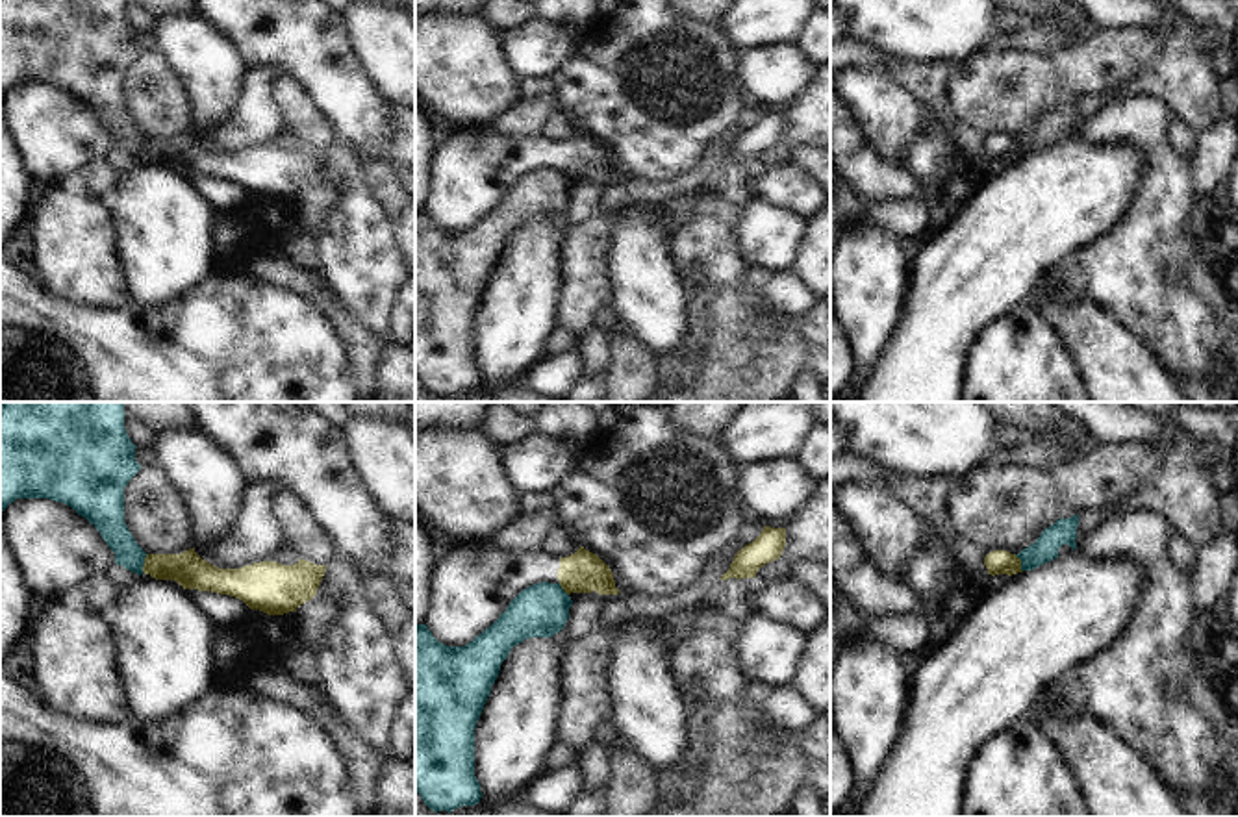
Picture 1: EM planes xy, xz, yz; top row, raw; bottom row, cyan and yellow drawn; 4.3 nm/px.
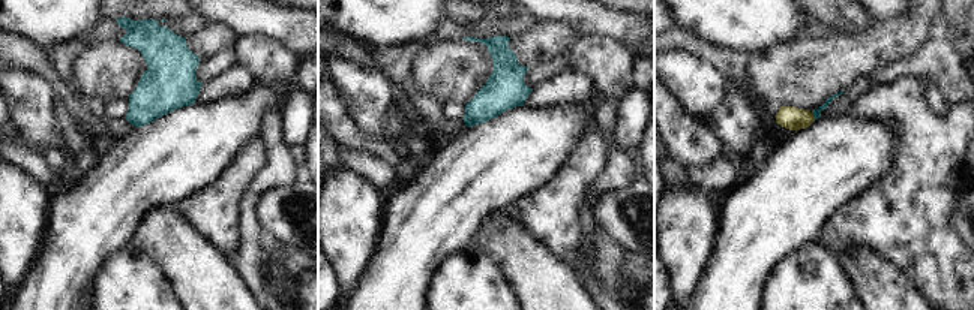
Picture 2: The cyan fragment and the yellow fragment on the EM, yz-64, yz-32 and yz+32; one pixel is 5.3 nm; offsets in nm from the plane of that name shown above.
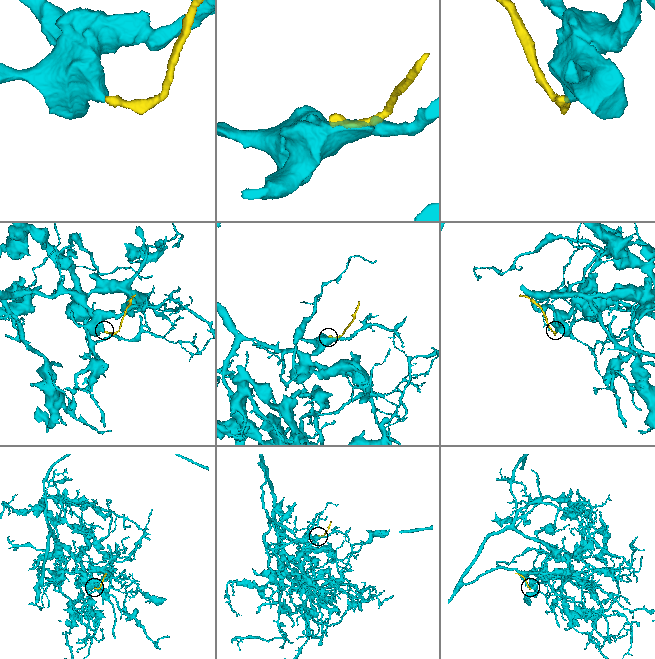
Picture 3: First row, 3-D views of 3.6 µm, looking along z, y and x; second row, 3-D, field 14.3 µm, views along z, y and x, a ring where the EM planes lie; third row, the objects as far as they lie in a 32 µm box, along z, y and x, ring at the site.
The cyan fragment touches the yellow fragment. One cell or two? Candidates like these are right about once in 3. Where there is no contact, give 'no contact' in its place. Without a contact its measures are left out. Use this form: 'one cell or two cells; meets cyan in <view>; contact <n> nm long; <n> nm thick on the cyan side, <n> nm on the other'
two cells; meets cyan in xy; contact 80 nm long; 140 nm thick on the cyan side, 150 nm on the other

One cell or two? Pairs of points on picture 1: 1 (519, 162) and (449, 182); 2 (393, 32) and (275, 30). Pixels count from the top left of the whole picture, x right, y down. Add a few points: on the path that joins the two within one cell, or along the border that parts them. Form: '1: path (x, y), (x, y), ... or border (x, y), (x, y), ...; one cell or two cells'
1: path (503, 162), (479, 163), (466, 176); one cell
2: border (343, 19), (353, 54), (364, 73); two cells

